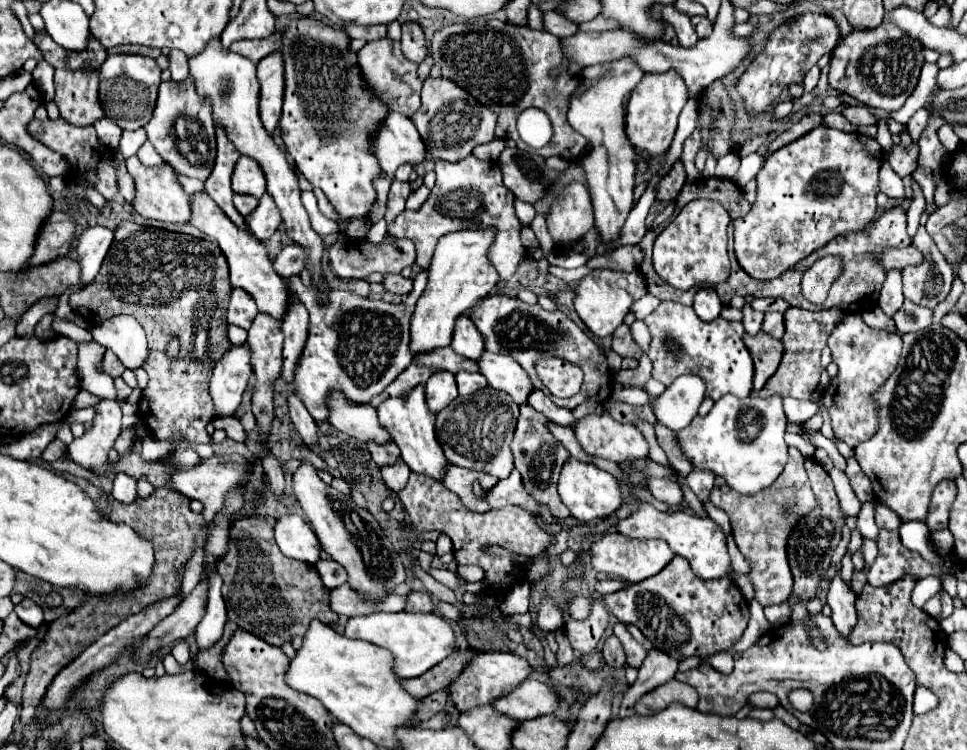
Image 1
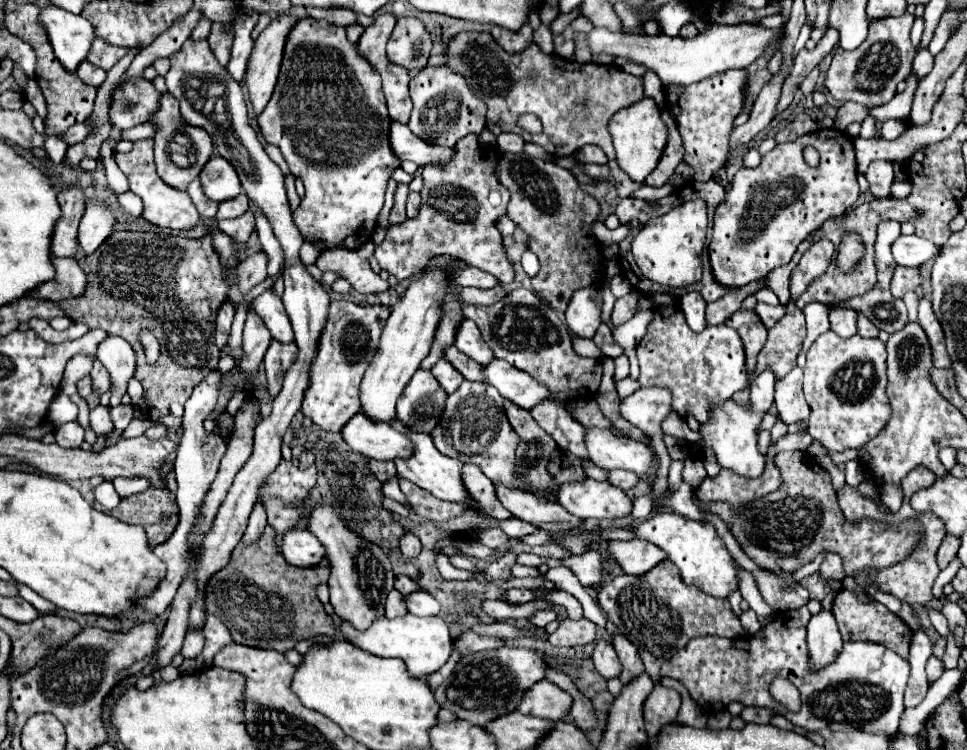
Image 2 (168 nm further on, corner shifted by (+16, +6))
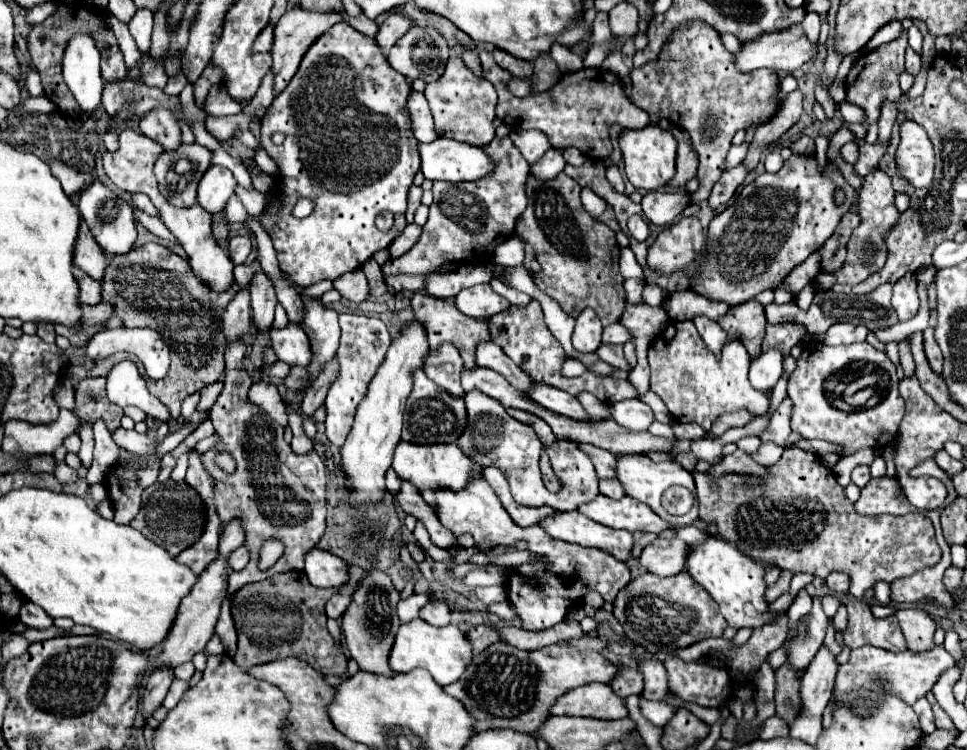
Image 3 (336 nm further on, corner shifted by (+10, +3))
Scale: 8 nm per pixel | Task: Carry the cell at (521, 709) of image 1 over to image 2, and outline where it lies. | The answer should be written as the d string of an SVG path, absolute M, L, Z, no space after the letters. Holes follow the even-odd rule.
M540 680L524 694L518 712L550 720L562 720L570 712L572 702L574 698L570 696L570 692L558 688L548 680Z

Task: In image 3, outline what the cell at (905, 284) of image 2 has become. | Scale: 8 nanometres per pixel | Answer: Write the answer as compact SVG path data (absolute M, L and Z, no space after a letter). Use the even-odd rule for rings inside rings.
M908 273L902 279L894 283L894 295L892 295L892 305L900 317L900 321L912 319L920 307L918 291L916 291L916 275Z

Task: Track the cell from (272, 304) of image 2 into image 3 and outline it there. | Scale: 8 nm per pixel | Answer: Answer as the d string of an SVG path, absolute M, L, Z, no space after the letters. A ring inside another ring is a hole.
M288 323L286 327L270 329L270 341L276 357L288 365L306 367L310 363L310 343L306 333L298 323Z

